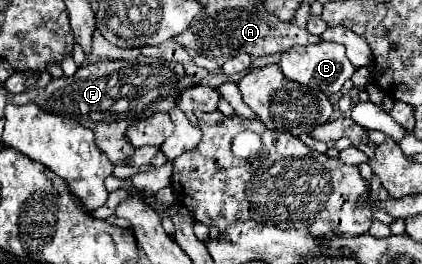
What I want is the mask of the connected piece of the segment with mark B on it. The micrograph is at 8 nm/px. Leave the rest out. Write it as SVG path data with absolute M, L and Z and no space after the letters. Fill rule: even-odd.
M321 41L317 45L295 45L289 51L285 51L281 55L281 63L279 63L283 75L291 81L297 81L301 85L307 85L315 91L323 91L325 95L335 95L343 89L343 83L347 79L351 79L351 75L357 71L357 67L347 59L345 55L345 47L339 43L327 43Z

